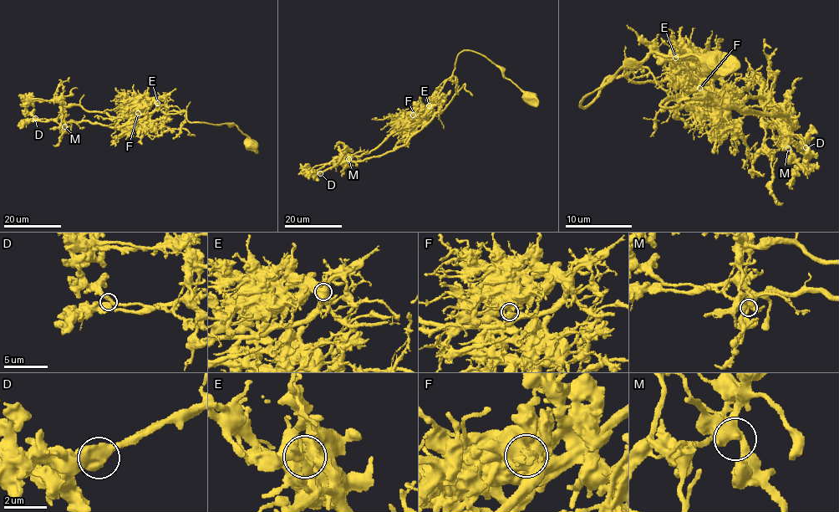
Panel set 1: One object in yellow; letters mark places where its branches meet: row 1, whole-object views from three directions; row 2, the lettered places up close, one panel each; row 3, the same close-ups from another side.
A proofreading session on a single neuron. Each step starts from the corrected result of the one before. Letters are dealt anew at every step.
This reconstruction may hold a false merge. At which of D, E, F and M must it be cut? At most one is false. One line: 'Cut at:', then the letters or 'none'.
Cut at: F

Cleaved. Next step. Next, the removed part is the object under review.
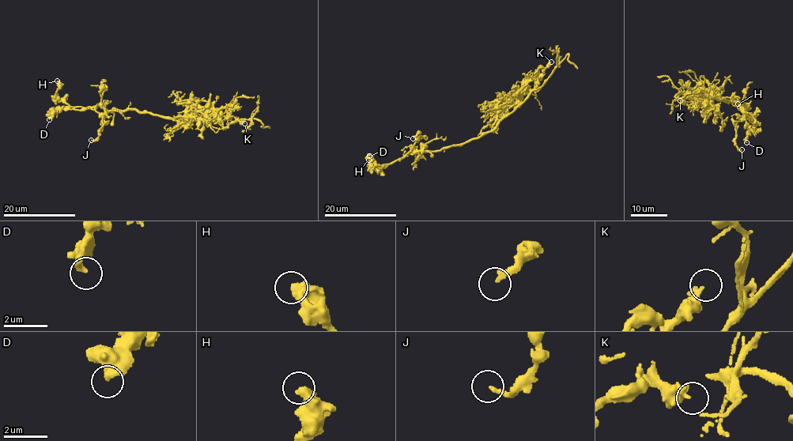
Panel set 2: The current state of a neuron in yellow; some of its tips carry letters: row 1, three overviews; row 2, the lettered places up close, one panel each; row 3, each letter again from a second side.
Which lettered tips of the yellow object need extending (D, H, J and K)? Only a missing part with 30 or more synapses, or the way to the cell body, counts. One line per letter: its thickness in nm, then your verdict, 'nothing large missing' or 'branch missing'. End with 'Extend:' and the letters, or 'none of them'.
D: 360 nm thick; nothing large missing
H: 550 nm thick; nothing large missing
J: 200 nm thick; nothing large missing
K: 320 nm thick; nothing large missing
Extend: none of them

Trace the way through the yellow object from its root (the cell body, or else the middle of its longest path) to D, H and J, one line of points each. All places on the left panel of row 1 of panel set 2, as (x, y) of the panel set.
D: (168, 118), (130, 109), (103, 110), (94, 106), (54, 109), (49, 119)
H: (168, 118), (130, 109), (68, 105), (62, 101), (57, 94), (57, 81)
J: (168, 118), (130, 109), (103, 110), (96, 106), (95, 111), (102, 118), (102, 127), (99, 135), (91, 140)

